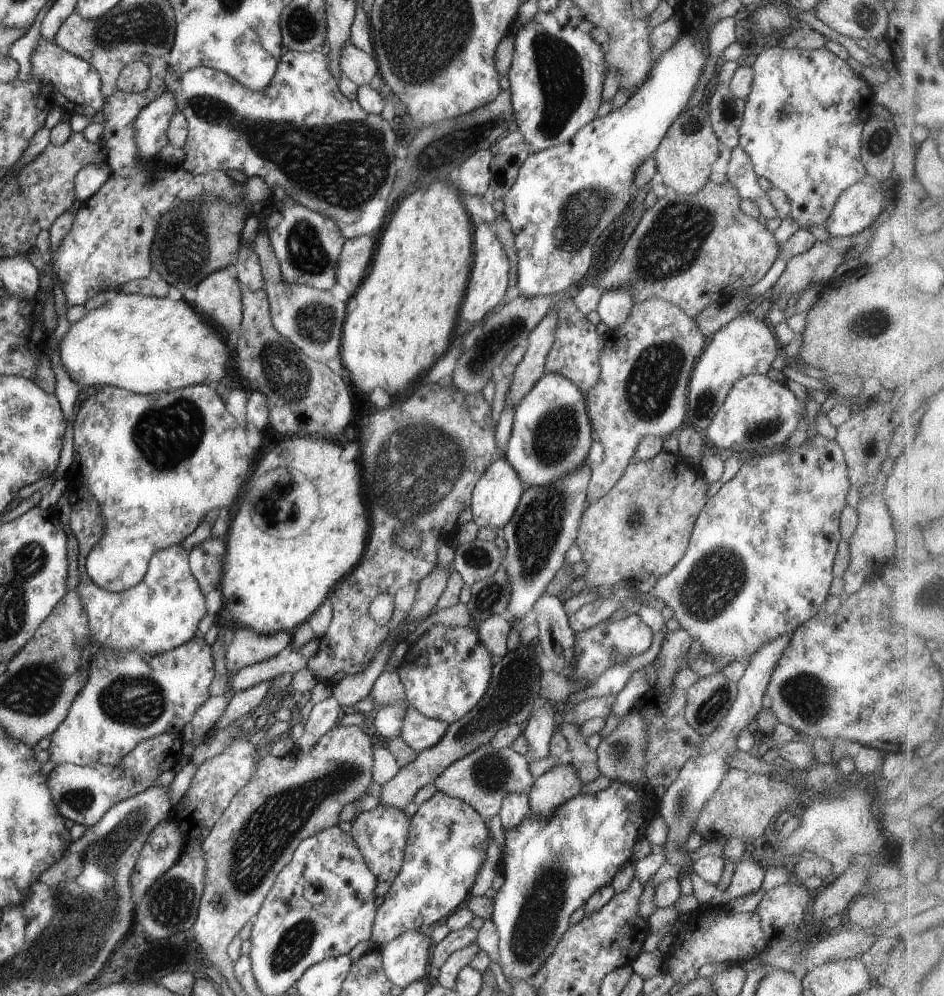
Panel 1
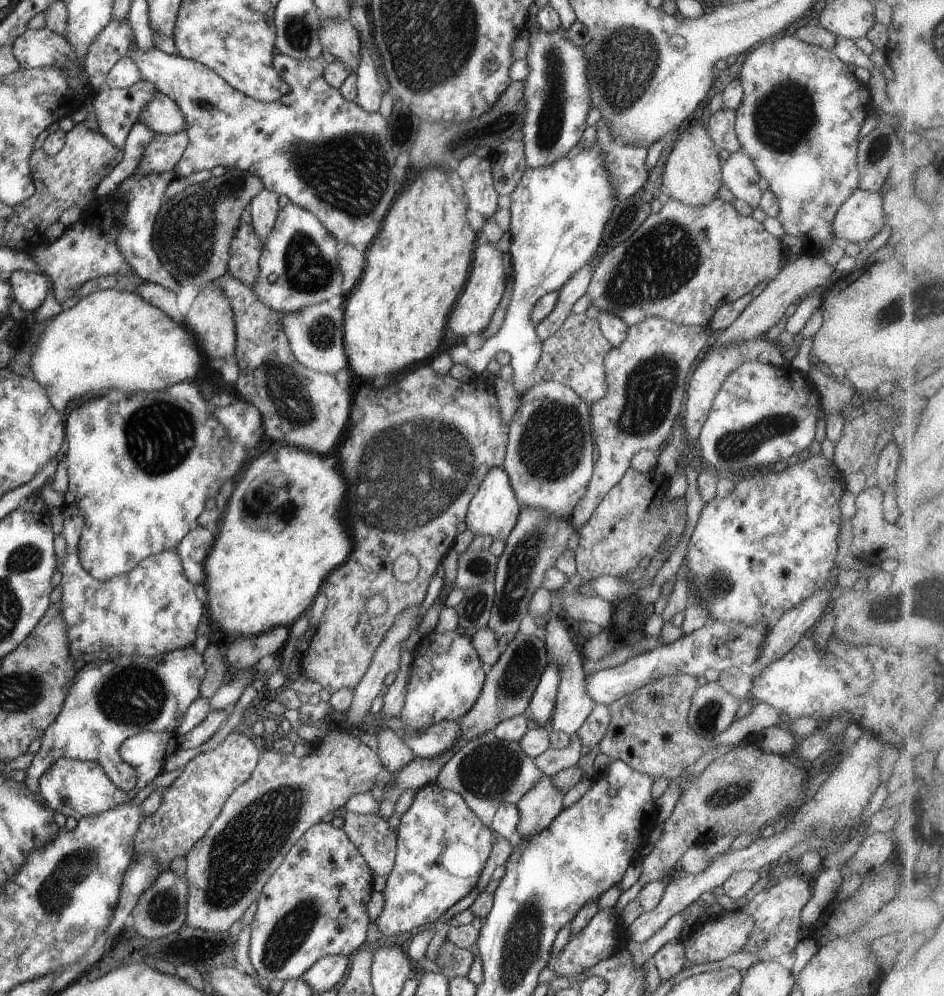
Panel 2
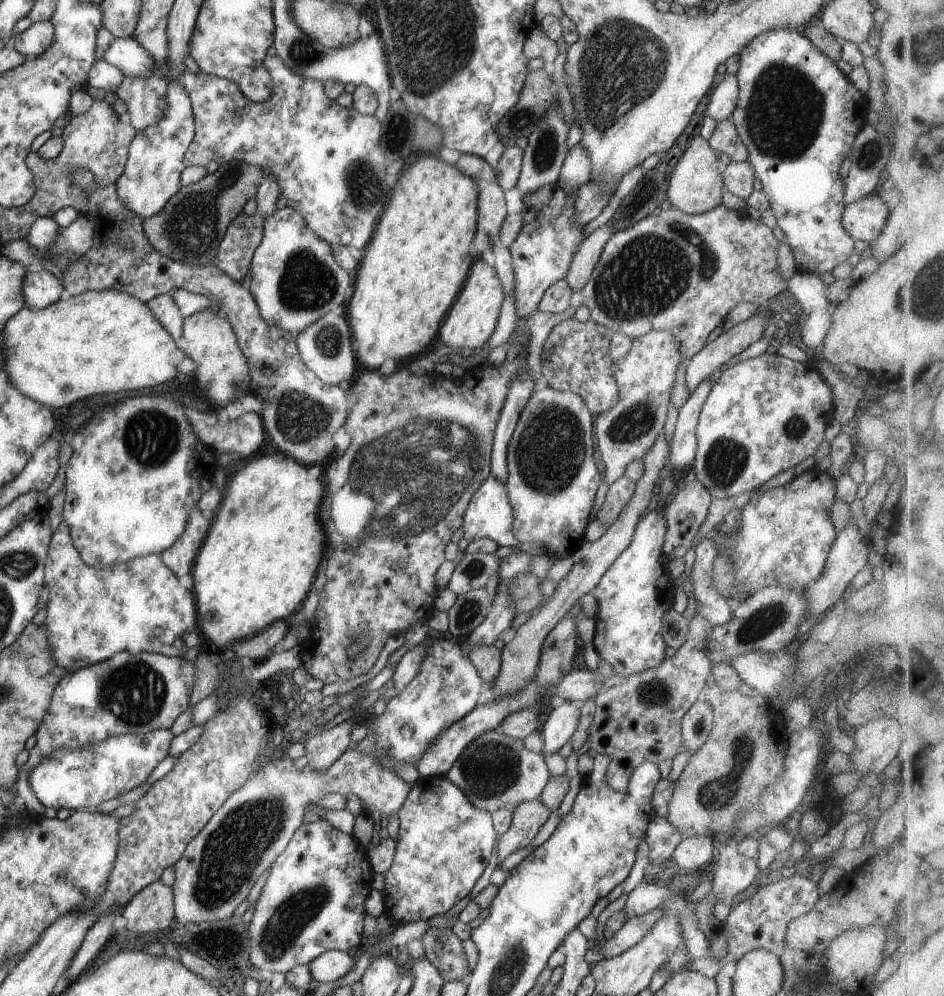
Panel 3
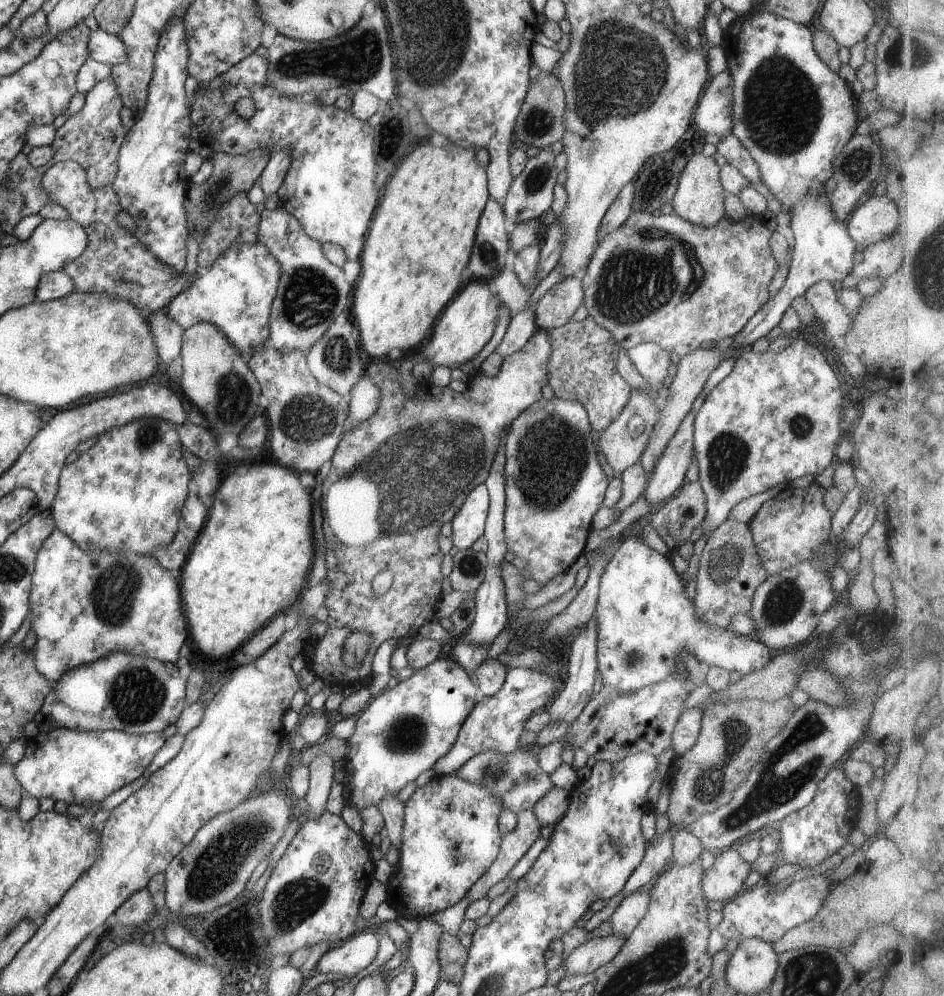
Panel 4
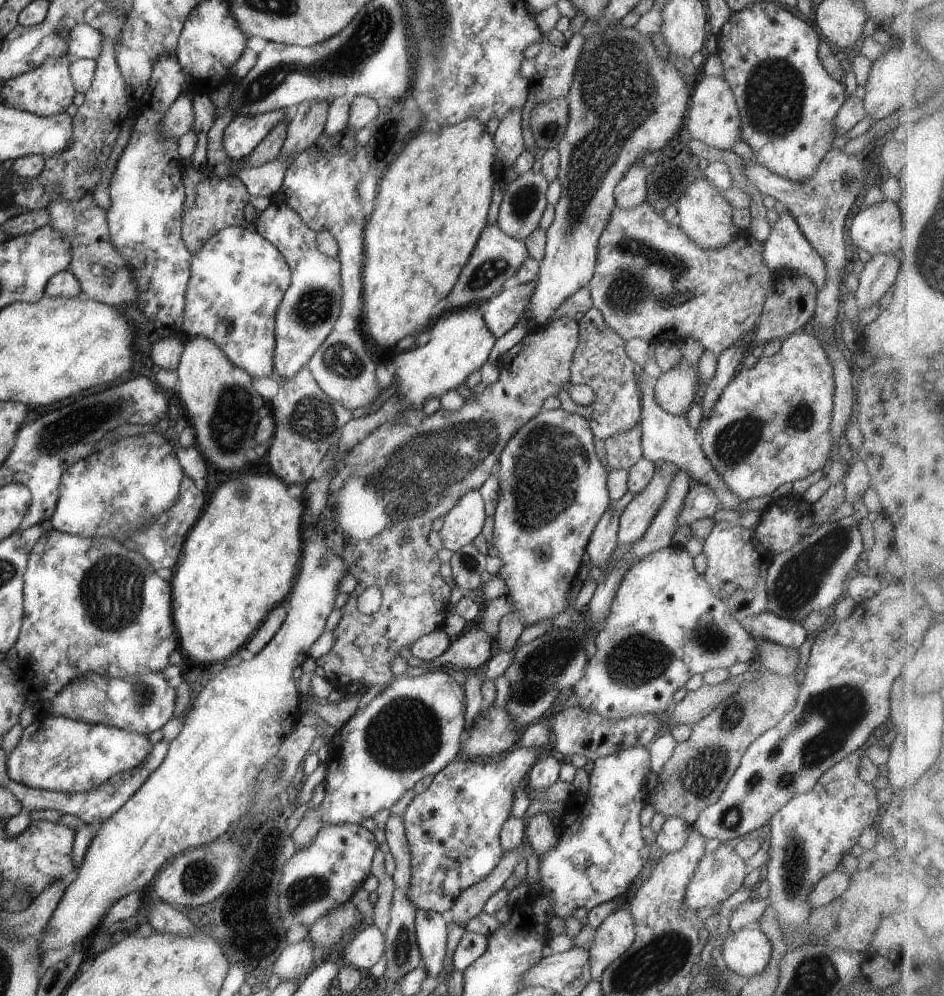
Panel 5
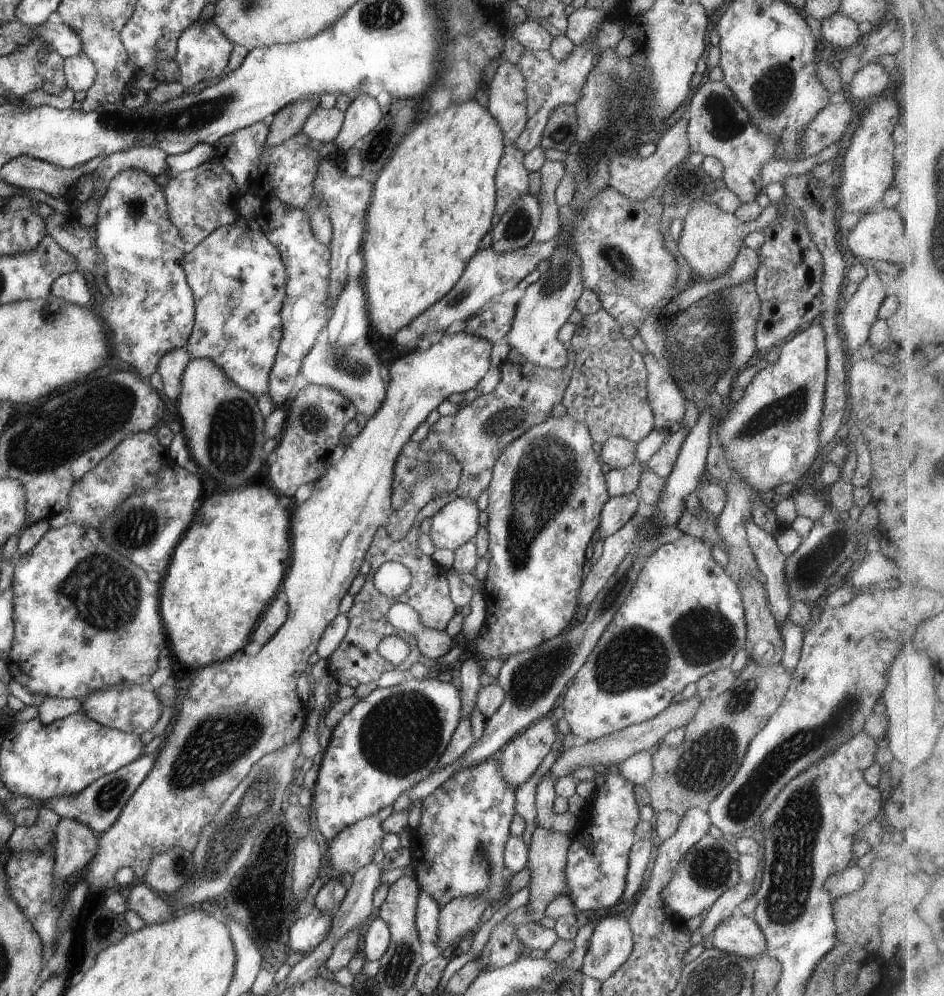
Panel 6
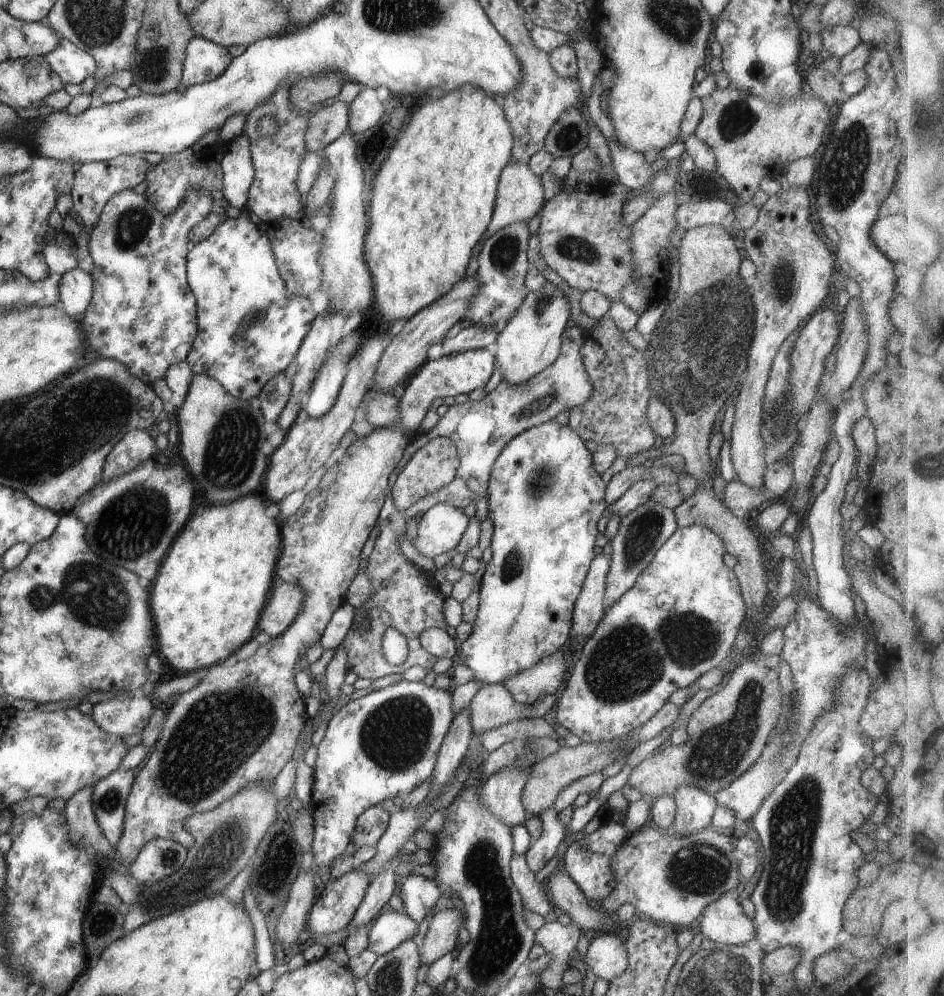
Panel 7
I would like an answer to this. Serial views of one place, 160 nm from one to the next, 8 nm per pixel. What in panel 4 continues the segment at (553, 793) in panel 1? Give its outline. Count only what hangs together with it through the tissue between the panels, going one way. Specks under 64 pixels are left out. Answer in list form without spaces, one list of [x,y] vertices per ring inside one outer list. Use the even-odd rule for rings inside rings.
[[[532,809],[517,814],[516,826],[502,837],[496,860],[467,892],[470,902],[484,898],[496,883],[507,879],[512,867],[516,866],[527,850],[530,850],[530,846],[538,840],[541,828],[540,821]]]

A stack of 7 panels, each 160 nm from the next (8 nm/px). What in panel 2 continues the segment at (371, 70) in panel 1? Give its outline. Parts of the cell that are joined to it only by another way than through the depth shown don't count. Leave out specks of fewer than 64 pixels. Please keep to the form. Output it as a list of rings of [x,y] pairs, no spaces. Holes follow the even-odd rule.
[[[348,19],[320,20],[319,39],[323,52],[330,52],[340,63],[359,64],[360,36]]]

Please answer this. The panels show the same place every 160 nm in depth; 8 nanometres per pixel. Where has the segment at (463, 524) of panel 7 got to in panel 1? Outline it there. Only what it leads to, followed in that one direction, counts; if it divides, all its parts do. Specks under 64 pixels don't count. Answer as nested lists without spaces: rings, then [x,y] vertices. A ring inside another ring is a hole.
[[[500,457],[488,466],[473,488],[470,508],[473,512],[474,522],[480,527],[501,529],[511,521],[525,490],[526,486],[518,476],[516,469],[513,468],[506,457]]]

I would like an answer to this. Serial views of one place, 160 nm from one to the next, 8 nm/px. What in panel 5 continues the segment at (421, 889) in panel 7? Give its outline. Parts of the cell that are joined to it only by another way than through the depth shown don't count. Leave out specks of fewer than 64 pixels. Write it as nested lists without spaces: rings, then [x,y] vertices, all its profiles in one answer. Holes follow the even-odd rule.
[[[418,909],[415,914],[415,933],[422,962],[430,978],[441,976],[448,948],[448,915]]]

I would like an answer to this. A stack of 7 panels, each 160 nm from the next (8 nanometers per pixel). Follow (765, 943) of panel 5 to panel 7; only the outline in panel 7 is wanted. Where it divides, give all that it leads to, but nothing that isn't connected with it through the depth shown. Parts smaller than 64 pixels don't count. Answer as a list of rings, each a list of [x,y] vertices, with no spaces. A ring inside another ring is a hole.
[[[728,893],[704,908],[703,914],[697,921],[696,930],[706,939],[713,940],[717,946],[754,945],[756,937],[752,919],[744,913],[739,900],[728,896]]]

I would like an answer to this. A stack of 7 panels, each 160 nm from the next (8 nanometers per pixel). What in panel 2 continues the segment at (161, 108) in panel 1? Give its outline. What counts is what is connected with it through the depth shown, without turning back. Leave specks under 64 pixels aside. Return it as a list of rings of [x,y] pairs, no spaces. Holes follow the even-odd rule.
[[[136,121],[132,125],[123,146],[122,160],[104,180],[98,183],[98,186],[95,188],[96,196],[103,197],[108,196],[110,193],[118,192],[118,183],[137,172],[145,148],[156,135],[157,133],[142,121]]]

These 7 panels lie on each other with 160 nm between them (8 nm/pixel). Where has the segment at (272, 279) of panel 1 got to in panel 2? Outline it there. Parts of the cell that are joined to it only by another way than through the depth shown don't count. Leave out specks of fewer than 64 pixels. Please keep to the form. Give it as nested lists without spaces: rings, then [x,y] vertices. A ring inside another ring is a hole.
[[[264,188],[250,201],[248,206],[251,225],[263,246],[275,225],[277,214],[280,212],[278,198],[279,194]],[[340,295],[281,316],[284,334],[300,364],[313,371],[331,375],[336,375],[338,370],[347,367],[348,359],[343,345],[344,301],[345,295]]]

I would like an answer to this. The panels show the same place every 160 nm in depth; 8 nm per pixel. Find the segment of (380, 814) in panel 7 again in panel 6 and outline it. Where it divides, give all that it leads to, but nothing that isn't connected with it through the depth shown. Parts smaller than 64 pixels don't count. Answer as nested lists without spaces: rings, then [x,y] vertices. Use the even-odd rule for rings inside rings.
[[[377,816],[358,820],[344,828],[334,842],[327,842],[330,858],[323,862],[319,878],[324,878],[325,882],[331,880],[333,877],[328,874],[330,868],[339,873],[339,879],[346,872],[356,874],[366,864],[373,862],[373,856],[381,847],[384,835],[382,822]]]

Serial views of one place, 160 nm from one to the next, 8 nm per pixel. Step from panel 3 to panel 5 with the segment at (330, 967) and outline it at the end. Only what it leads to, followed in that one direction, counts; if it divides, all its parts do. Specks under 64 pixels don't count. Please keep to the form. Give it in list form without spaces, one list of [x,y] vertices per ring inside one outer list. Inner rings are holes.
[[[365,925],[342,950],[342,961],[360,970],[372,968],[385,954],[385,936],[375,925]]]

